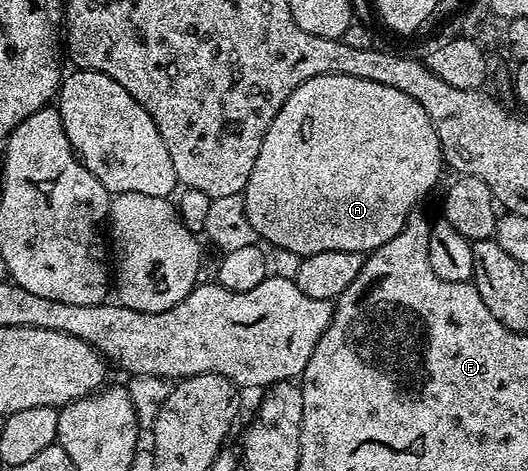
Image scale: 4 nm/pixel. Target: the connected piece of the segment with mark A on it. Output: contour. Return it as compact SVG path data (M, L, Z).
M318 75L314 79L306 79L306 83L302 83L292 92L290 99L282 103L282 111L274 115L274 123L270 123L262 139L258 159L254 159L254 171L250 171L250 179L242 194L246 203L246 219L250 219L250 227L254 227L261 242L286 247L286 251L294 251L294 255L300 258L318 255L318 251L346 251L367 255L373 249L382 247L382 243L394 239L398 231L402 231L409 215L417 212L419 205L416 204L435 187L440 169L442 170L442 158L434 123L430 123L430 115L426 115L426 111L414 99L410 99L410 95L370 79L354 79L350 75Z

